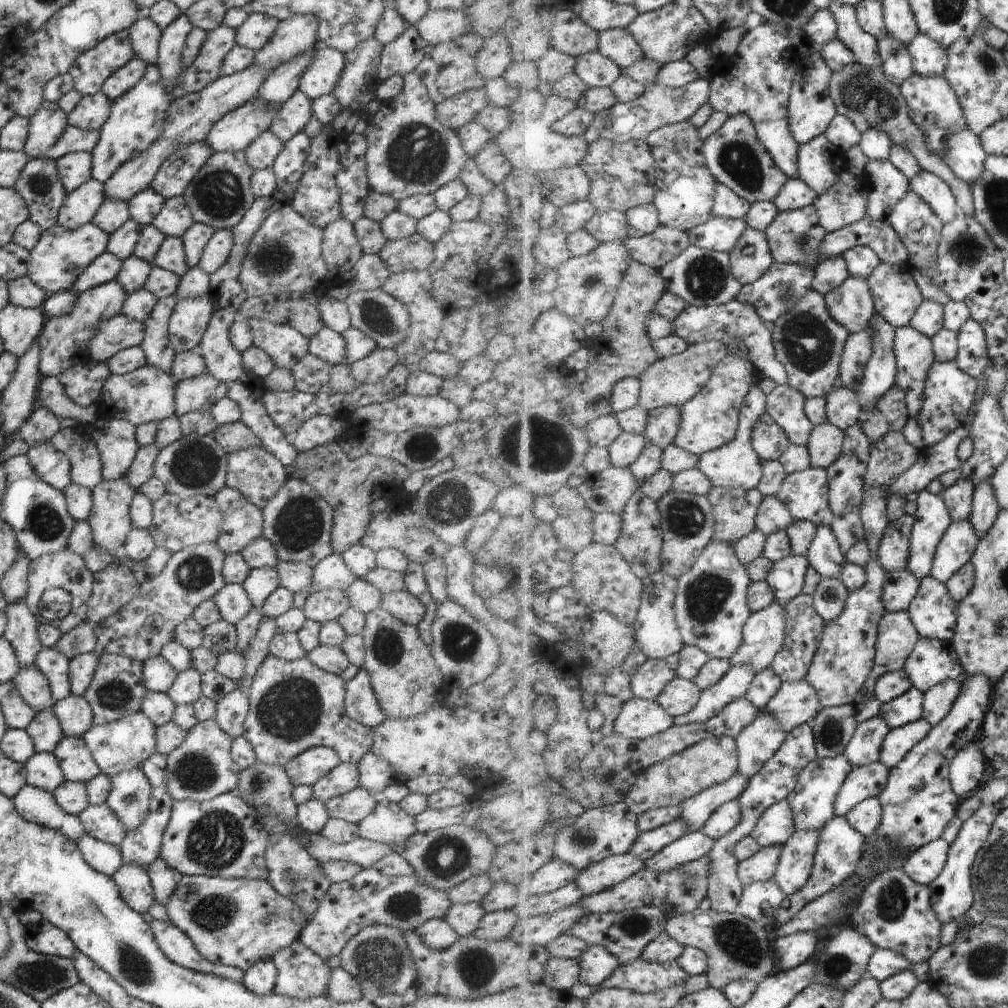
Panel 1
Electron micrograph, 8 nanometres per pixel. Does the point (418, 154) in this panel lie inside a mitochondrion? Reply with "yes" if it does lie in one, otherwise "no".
yes

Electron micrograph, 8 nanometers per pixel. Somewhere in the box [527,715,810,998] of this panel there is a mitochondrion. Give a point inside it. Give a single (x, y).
(735, 937)

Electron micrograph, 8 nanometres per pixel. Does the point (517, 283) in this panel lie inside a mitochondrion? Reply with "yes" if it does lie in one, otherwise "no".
no

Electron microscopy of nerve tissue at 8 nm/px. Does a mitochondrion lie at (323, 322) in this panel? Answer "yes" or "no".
no

